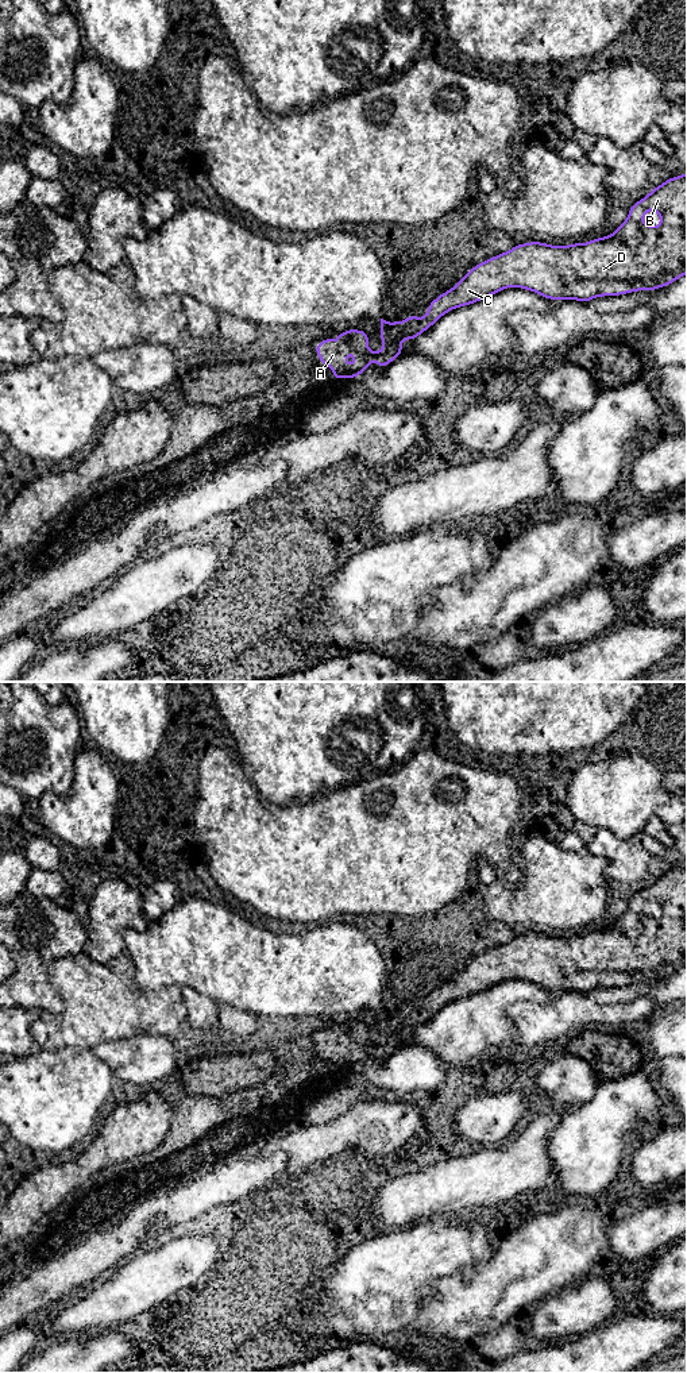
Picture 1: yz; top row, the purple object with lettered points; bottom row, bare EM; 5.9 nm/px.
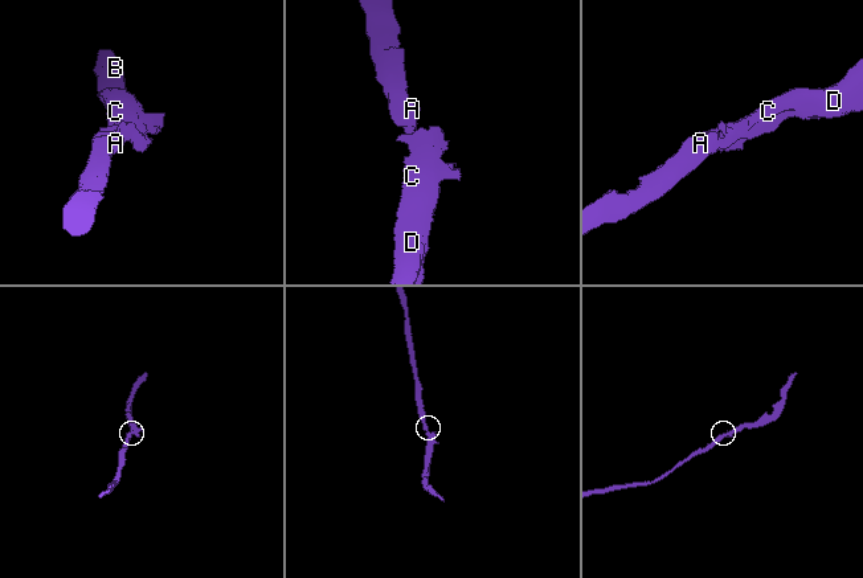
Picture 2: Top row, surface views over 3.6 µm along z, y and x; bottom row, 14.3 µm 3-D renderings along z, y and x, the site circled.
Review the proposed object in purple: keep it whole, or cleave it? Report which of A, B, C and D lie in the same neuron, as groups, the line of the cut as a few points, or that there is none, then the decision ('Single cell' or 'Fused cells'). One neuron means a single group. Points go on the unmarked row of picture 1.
Groups: A B C D. No split. Single cell

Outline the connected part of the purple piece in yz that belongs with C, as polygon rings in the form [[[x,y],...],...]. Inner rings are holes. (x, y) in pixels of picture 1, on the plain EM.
[[[687,864],[652,879],[648,887],[636,892],[628,905],[626,911],[609,927],[601,927],[587,934],[572,934],[570,937],[552,937],[543,933],[528,933],[516,936],[512,941],[498,945],[474,959],[471,959],[466,968],[462,969],[454,979],[441,984],[431,995],[428,995],[428,1004],[418,1010],[416,1006],[406,1008],[404,1013],[389,1014],[381,1010],[381,1031],[382,1042],[368,1041],[367,1022],[356,1019],[340,1023],[335,1033],[329,1031],[329,1026],[314,1037],[316,1046],[321,1052],[321,1057],[332,1058],[332,1068],[335,1071],[352,1071],[364,1064],[377,1049],[377,1058],[383,1060],[390,1056],[395,1049],[402,1046],[402,1030],[406,1029],[412,1033],[424,1022],[429,1021],[441,1007],[452,1000],[471,996],[482,992],[506,979],[521,979],[539,984],[548,991],[576,991],[588,994],[597,988],[605,987],[622,987],[638,981],[656,981],[665,979],[678,972],[682,967],[687,965]],[[647,902],[657,902],[660,906],[660,915],[651,918],[642,913]]]

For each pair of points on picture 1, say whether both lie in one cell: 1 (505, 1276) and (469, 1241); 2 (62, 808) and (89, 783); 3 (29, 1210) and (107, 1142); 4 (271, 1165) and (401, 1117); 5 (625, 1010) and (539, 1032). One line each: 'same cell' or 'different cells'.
1: different cells
2: same cell
3: same cell
4: different cells
5: same cell

